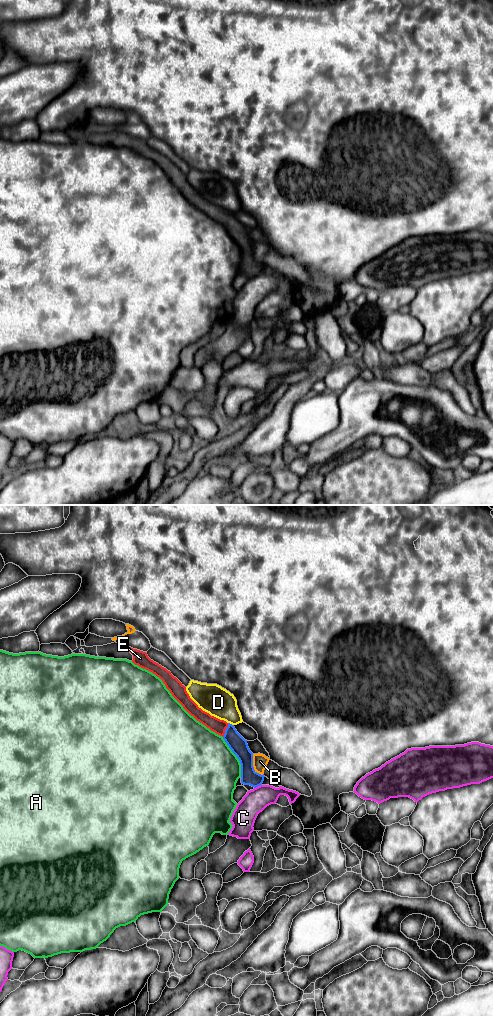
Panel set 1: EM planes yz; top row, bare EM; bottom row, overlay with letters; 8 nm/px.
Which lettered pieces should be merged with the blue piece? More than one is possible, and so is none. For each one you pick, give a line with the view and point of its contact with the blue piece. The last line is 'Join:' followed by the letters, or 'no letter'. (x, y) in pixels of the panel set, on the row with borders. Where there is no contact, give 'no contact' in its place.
E: contact yz (225, 730)
Join: E

